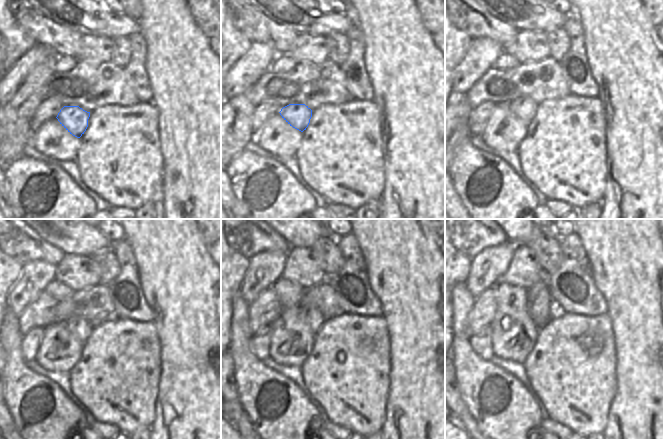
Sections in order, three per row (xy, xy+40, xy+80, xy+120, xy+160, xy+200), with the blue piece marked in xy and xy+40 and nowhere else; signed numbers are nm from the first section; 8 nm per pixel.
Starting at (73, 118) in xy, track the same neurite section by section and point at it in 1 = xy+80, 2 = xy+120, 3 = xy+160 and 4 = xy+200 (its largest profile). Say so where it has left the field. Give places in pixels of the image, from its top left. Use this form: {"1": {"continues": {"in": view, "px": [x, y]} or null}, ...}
{"1": {"continues": {"in": "xy+80", "px": [524, 108]}}, "2": {"continues": {"in": "xy+120", "px": [78, 327]}}, "3": {"continues": {"in": "xy+160", "px": [314, 319]}}, "4": {"continues": {"in": "xy+200", "px": [538, 301]}}}

